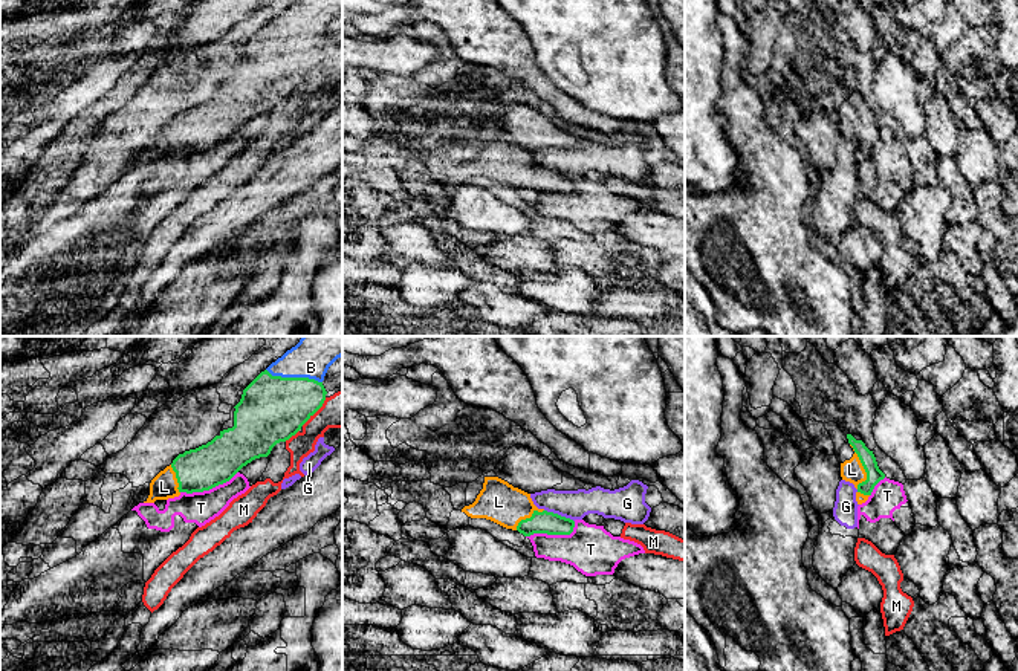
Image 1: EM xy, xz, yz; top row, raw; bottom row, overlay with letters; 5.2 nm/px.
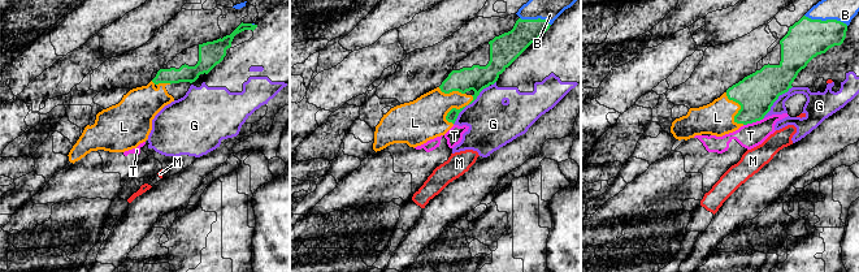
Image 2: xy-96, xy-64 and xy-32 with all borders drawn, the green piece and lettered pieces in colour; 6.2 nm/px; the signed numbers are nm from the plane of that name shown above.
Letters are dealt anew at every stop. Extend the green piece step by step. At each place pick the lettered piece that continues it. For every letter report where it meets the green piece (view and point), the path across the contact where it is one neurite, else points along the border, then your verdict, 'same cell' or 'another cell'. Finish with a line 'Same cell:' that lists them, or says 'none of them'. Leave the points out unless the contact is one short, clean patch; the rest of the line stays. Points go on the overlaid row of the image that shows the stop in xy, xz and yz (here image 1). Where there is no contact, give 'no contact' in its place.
B: xy (294, 378) | across xy (272, 408), (291, 390), (294, 378), (323, 341) | same cell
G: xz (560, 515) | along xz (544, 509), (569, 517), (573, 521) | another cell
L: yz (862, 465) | across yz (865, 456), (862, 465), (852, 470) | same cell
M: xy (315, 411) | along xy (326, 398), (301, 425) | another cell
T: xy (208, 489) | another cell
Same cell: B, L

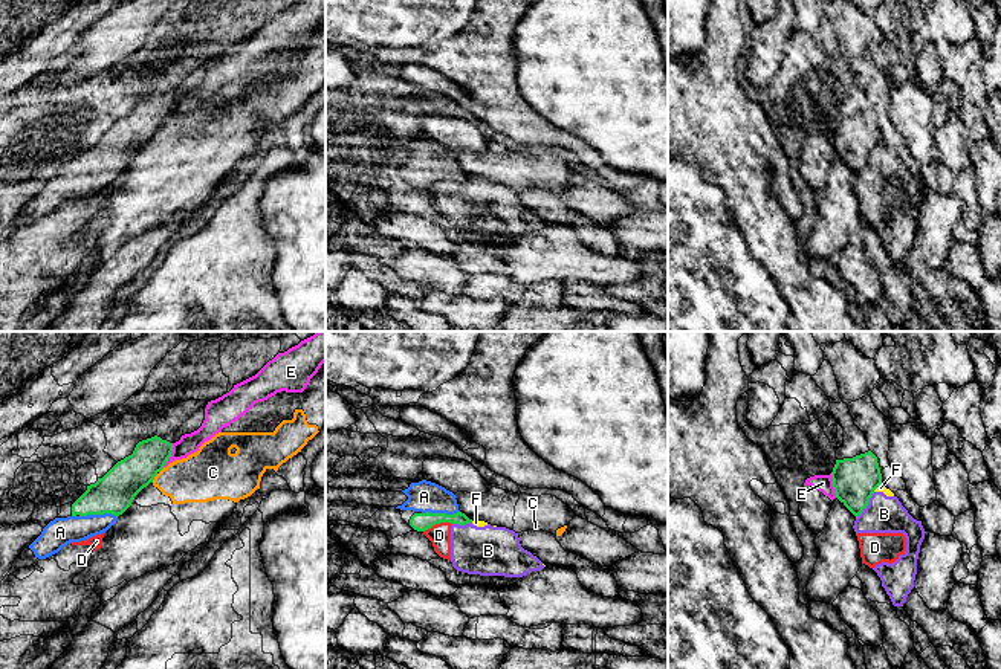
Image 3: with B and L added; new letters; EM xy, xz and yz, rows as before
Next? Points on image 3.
A: xy (98, 513) | across xy (112, 494), (98, 513), (83, 527), (60, 532) | same cell
B: yz (867, 504) | along yz (874, 492), (856, 518) | another cell
C: xy (156, 474) | along xy (164, 468), (152, 481) | another cell
D: xz (437, 523) | along xz (451, 523), (436, 523), (424, 532) | another cell
E: xy (170, 455) | along xy (173, 443), (173, 451), (162, 466) | another cell
F: yz (876, 488) | another cell
Same cell: A

